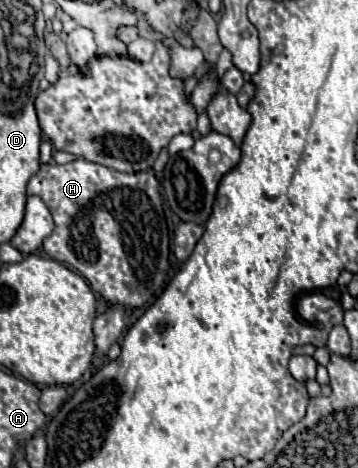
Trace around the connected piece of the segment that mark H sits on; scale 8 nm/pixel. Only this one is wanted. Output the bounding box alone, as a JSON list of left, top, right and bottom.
[26,160,170,310]

